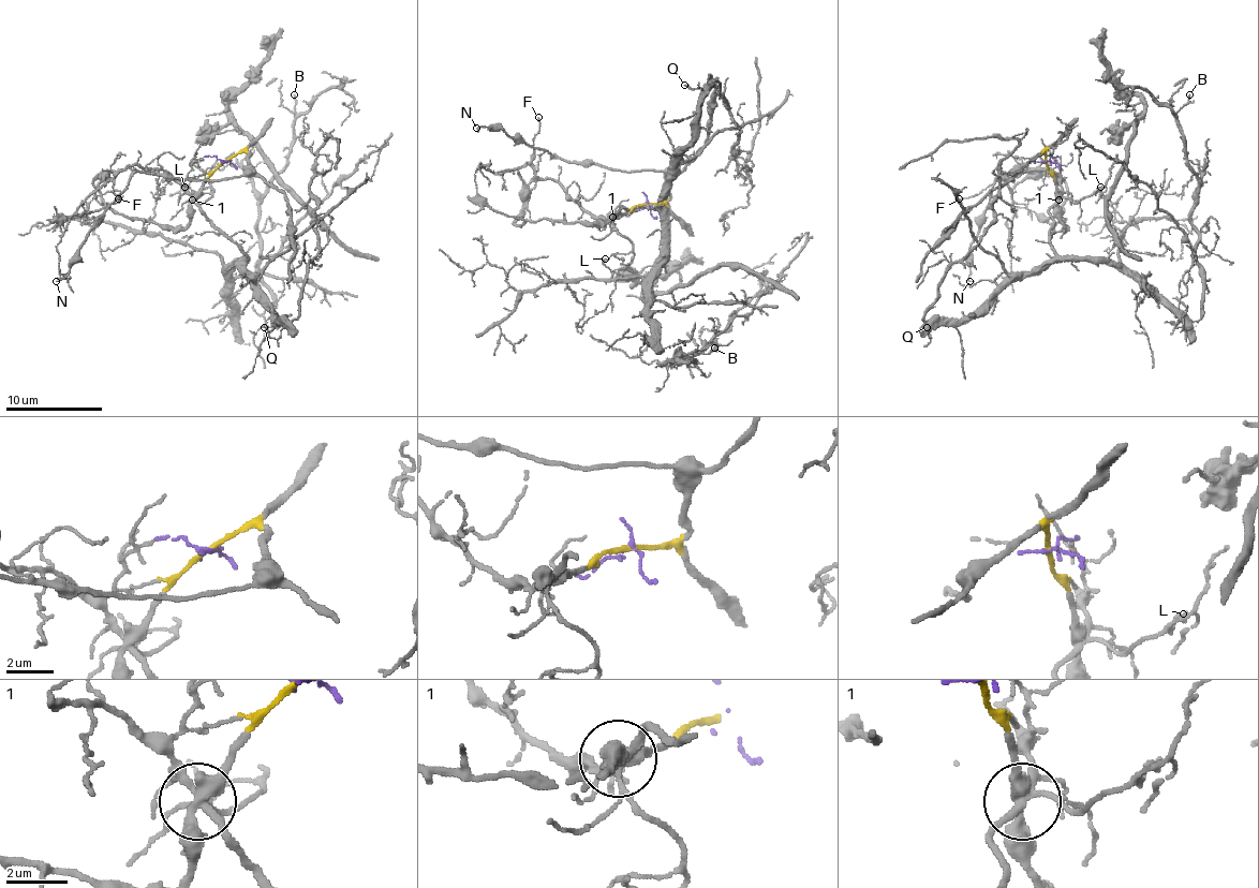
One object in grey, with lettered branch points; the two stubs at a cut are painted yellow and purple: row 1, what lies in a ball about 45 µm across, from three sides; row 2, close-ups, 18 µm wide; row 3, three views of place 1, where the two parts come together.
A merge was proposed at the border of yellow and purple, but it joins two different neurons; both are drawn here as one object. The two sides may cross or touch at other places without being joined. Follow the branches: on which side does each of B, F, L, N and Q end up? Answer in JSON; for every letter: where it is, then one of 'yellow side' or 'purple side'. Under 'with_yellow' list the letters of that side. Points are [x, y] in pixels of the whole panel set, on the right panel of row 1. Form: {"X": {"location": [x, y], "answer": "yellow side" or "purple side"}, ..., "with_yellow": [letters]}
{"B": {"location": [1189, 94], "answer": "purple side"}, "F": {"location": [959, 198], "answer": "purple side"}, "L": {"location": [1100, 187], "answer": "purple side"}, "N": {"location": [969, 281], "answer": "yellow side"}, "Q": {"location": [927, 327], "answer": "purple side"}, "with_yellow": ["N"]}

